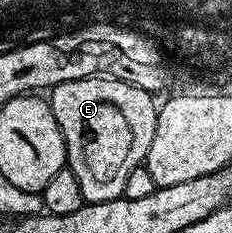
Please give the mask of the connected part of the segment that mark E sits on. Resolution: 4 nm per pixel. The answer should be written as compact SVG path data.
M100 75L73 79L50 90L51 110L63 132L67 148L66 168L77 175L84 202L105 203L123 196L129 175L135 168L146 162L149 147L153 147L153 135L157 131L157 101L146 89L120 81L117 77Z

